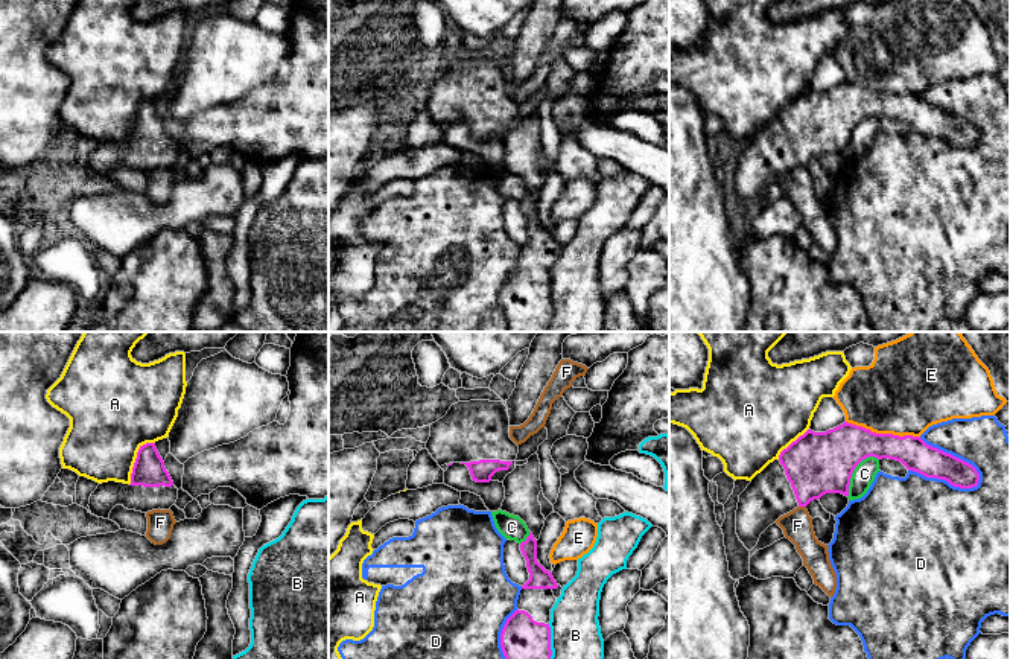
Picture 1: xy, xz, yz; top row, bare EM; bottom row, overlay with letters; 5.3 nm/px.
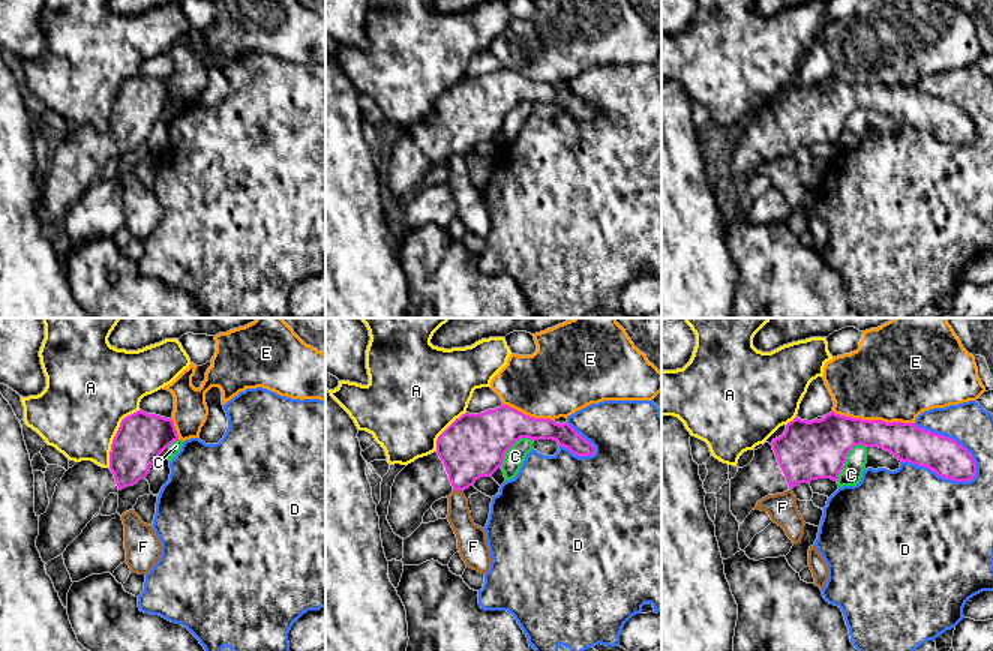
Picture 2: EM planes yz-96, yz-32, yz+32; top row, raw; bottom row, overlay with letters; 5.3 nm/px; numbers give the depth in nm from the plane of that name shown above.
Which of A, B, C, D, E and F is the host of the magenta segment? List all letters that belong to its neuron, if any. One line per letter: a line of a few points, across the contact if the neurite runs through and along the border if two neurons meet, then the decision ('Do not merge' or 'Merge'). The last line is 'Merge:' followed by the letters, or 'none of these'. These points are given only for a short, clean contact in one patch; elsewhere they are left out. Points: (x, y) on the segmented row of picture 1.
A: Do not merge
B: Do not merge
C: Line: yz (876, 457), (867, 457), (855, 467), (848, 496). Do not merge
D: Do not merge
E: Do not merge
F: Line: yz (799, 506), (805, 507). Do not merge
Merge: none of these

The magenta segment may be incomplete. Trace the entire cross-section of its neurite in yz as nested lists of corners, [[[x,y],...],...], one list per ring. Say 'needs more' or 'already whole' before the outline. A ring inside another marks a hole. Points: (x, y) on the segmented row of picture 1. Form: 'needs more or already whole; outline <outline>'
needs more; outline [[[847,422],[826,432],[808,429],[783,449],[777,460],[758,473],[739,495],[736,510],[736,534],[739,540],[751,551],[758,545],[761,534],[780,516],[797,507],[806,507],[811,501],[820,499],[826,493],[849,496],[852,473],[869,457],[900,461],[908,470],[926,478],[945,479],[960,489],[977,487],[980,481],[980,473],[972,464],[926,444],[920,437],[876,434]]]

